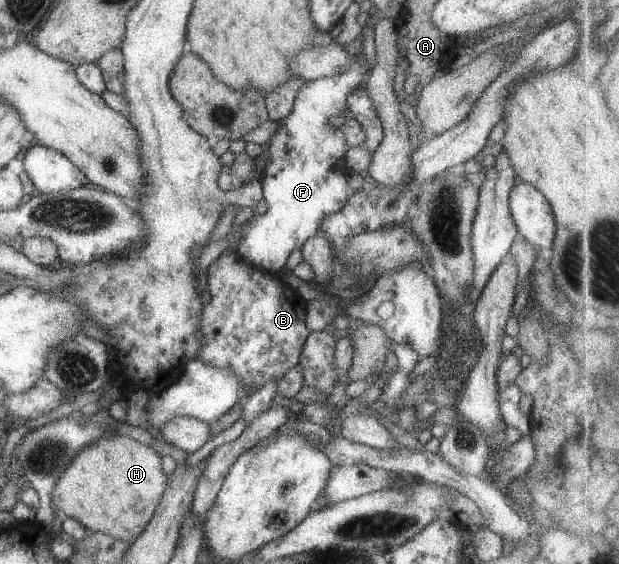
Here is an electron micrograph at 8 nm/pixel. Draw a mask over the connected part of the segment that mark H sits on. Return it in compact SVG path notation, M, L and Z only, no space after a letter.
M104 434L90 446L84 446L62 470L52 490L52 506L55 512L62 512L81 523L88 532L100 532L116 540L134 543L154 517L168 481L162 470L162 458L152 448L131 438L117 434Z

